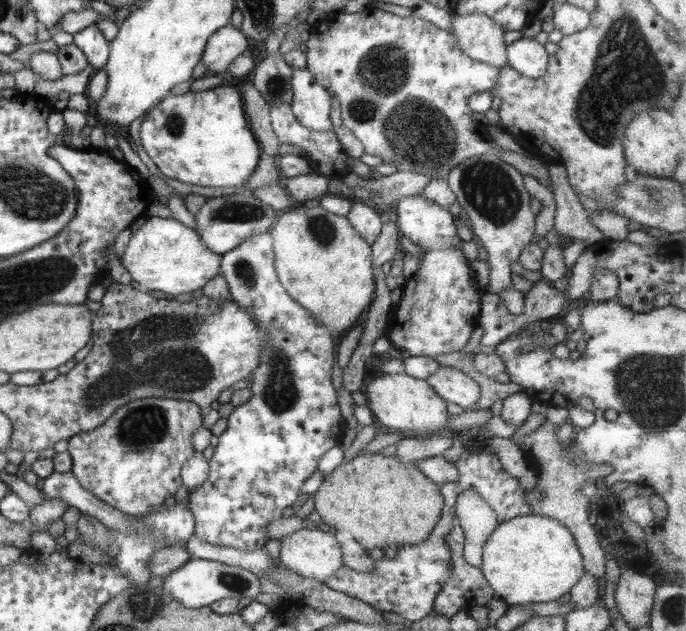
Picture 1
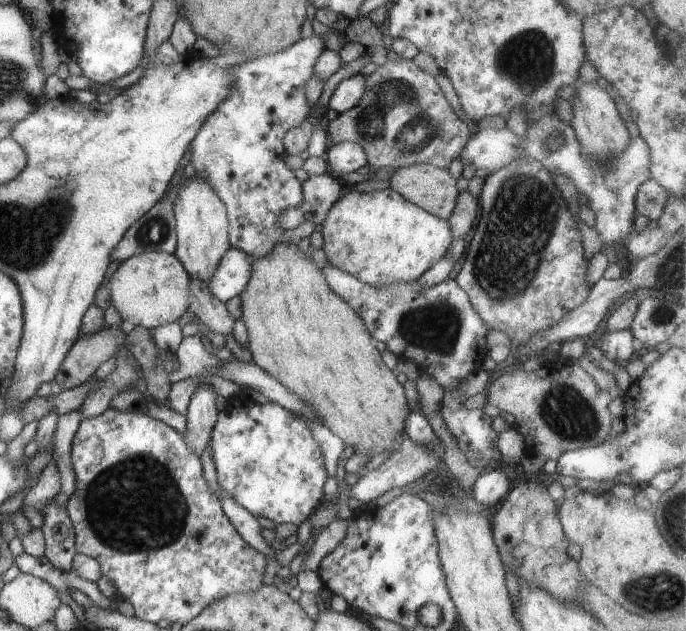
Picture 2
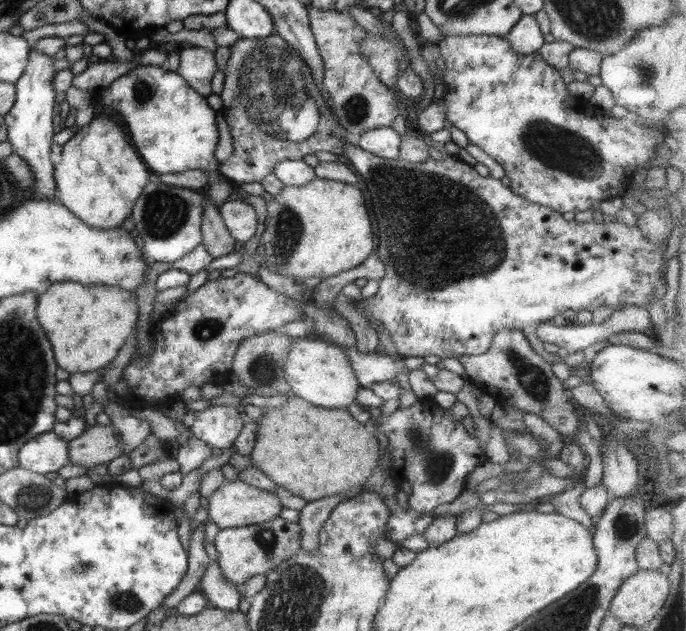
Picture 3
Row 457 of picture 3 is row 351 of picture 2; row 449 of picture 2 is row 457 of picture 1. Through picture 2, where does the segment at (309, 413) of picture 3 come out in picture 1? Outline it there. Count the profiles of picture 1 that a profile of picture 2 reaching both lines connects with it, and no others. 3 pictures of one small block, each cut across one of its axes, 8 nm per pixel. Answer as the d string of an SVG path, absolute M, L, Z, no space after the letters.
M364 451L352 460L343 461L332 474L325 476L324 482L312 496L315 511L324 523L336 530L350 531L352 538L369 550L384 550L394 543L398 546L404 543L423 543L434 530L436 523L440 522L444 506L440 487L428 479L415 463L402 462L398 455L385 456L382 451Z

